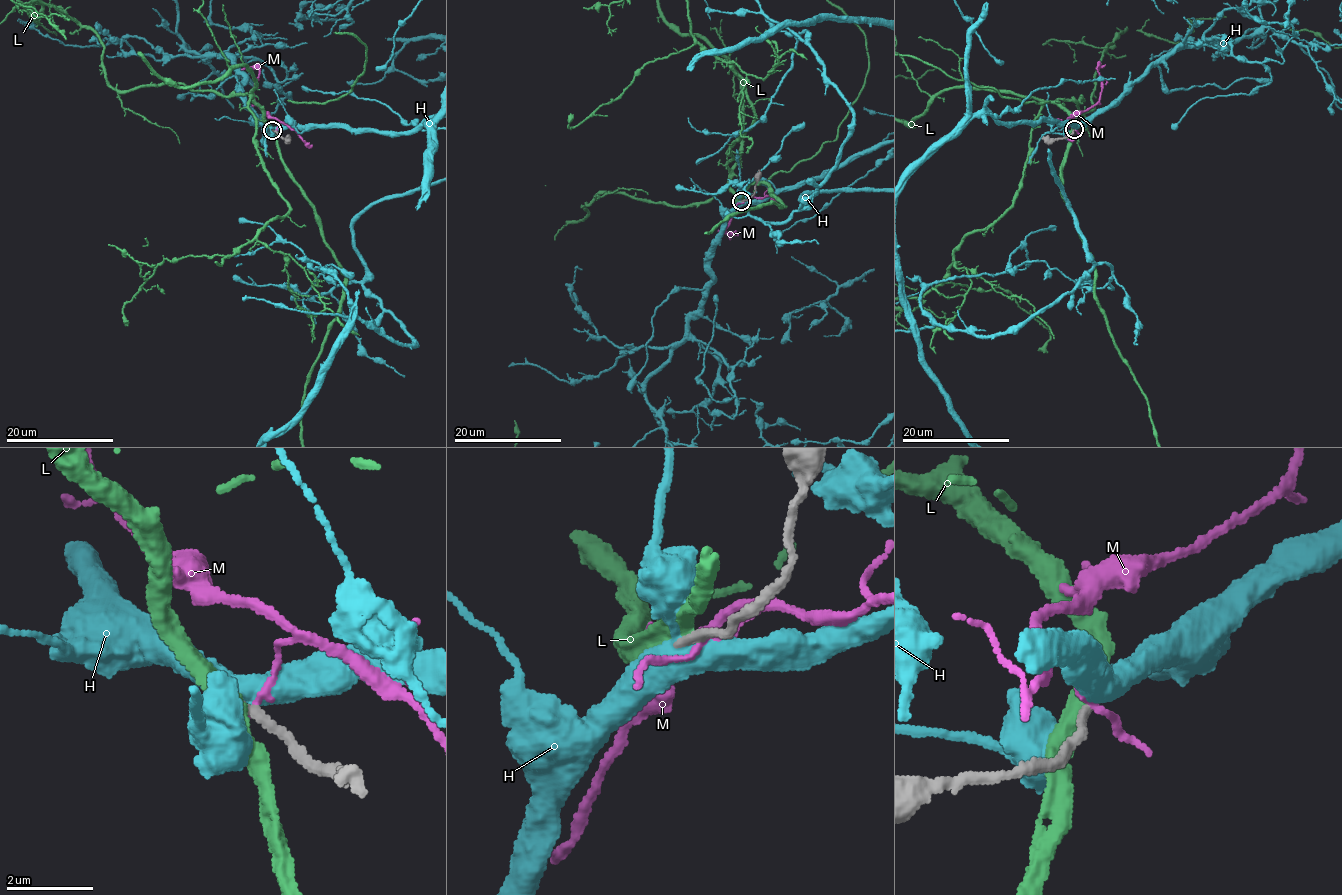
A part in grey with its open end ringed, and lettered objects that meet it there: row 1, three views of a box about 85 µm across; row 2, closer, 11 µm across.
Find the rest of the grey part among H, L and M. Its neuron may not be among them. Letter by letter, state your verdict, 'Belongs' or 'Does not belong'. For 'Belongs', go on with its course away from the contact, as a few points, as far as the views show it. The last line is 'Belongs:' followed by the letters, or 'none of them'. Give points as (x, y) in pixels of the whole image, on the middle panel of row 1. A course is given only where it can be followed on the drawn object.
H: Does not belong
L: Does not belong
M: Does not belong
Belongs: none of them

